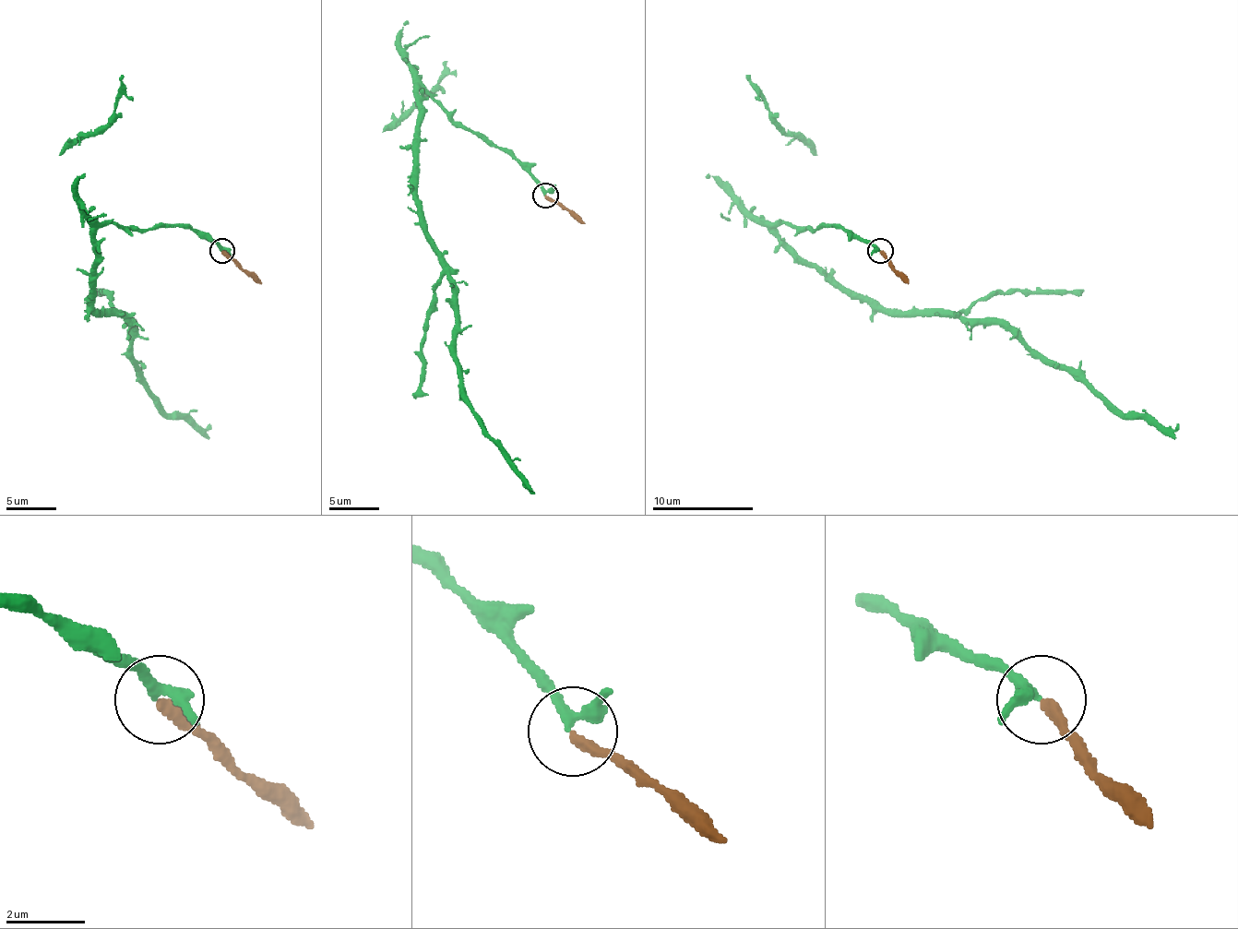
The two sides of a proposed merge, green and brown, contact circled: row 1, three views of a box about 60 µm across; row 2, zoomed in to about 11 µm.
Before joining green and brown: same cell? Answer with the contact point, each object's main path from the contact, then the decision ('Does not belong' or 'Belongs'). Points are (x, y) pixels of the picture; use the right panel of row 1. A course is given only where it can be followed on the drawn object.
Place: (880, 251). Course of green: (879, 251), (839, 226), (779, 223), (801, 259), (885, 309), (993, 319), (1124, 413), (1165, 428), (1177, 423). Course of brown: (879, 251), (907, 284). Belongs

